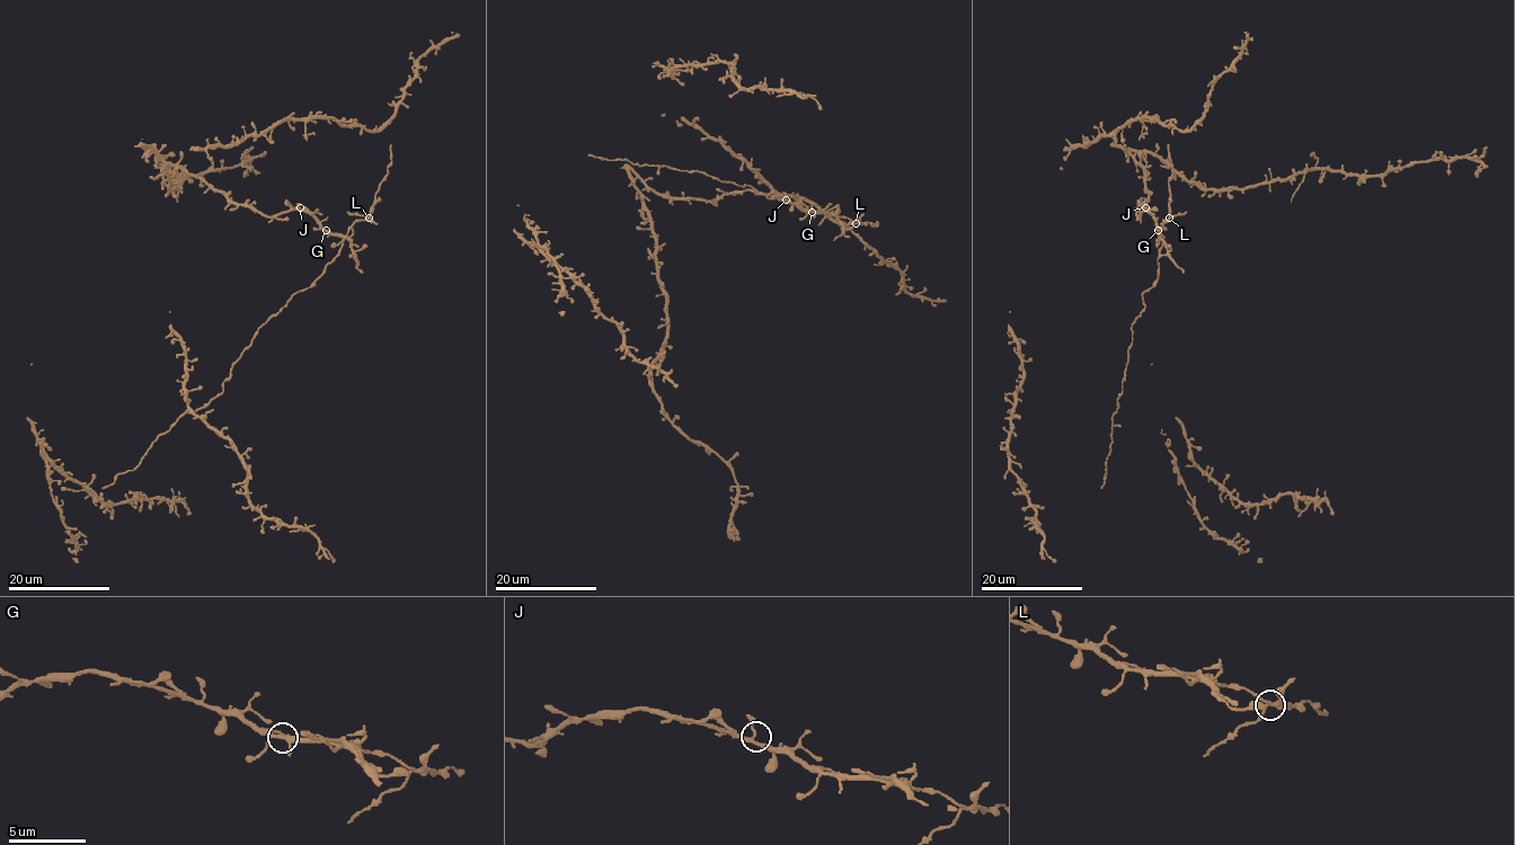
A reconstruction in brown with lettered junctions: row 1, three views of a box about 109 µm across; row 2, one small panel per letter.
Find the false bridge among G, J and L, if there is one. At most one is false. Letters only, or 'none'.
L

